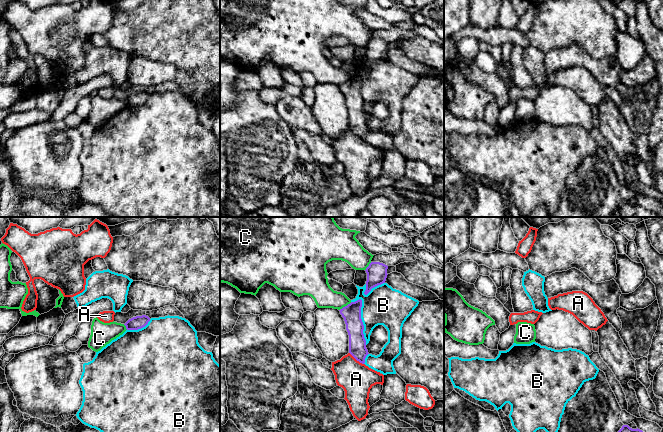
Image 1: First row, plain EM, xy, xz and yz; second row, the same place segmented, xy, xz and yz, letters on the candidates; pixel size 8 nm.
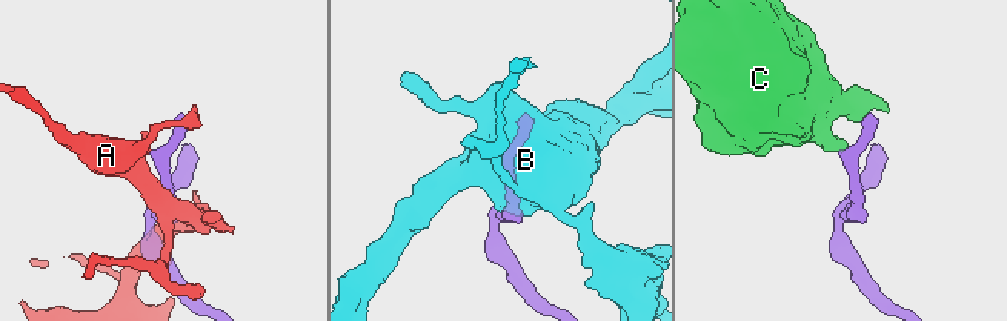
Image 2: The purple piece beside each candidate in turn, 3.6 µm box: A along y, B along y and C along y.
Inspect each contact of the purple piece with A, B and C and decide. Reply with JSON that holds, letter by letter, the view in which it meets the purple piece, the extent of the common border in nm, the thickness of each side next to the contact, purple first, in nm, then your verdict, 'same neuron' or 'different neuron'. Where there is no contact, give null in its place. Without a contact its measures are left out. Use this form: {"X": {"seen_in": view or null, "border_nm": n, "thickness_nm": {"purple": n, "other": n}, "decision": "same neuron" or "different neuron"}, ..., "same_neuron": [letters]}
{"A": {"seen_in": "xz", "border_nm": 160, "thickness_nm": {"purple": 140, "other": 260}, "decision": "different neuron"}, "B": {"seen_in": "xz", "border_nm": 380, "thickness_nm": {"purple": 150, "other": 320}, "decision": "different neuron"}, "C": {"seen_in": "xz", "border_nm": 120, "thickness_nm": {"purple": 150, "other": 180}, "decision": "different neuron"}, "same_neuron": []}

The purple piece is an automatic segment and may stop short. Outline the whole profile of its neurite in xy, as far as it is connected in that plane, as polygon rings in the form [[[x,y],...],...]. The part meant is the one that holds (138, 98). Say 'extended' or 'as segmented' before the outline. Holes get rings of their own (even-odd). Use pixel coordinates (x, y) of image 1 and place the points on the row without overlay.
as segmented; [[[142,91],[129,95],[124,101],[127,106],[138,106],[145,103],[149,97],[150,94],[148,92]]]

